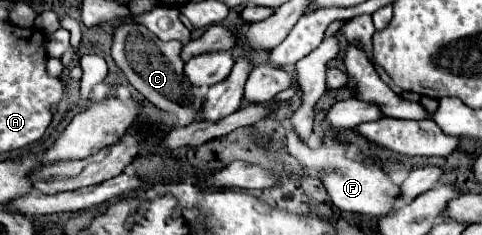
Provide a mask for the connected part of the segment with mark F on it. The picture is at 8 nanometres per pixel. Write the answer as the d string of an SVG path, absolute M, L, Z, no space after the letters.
M293 133L289 135L289 153L307 169L311 171L325 187L331 203L341 209L341 211L349 211L349 213L369 213L369 215L387 215L395 209L393 201L399 193L399 187L393 185L385 171L381 167L375 165L363 165L359 161L351 161L345 151L347 147L339 141L331 141L331 143L323 143L319 149L309 149L307 145L299 145L297 137Z

